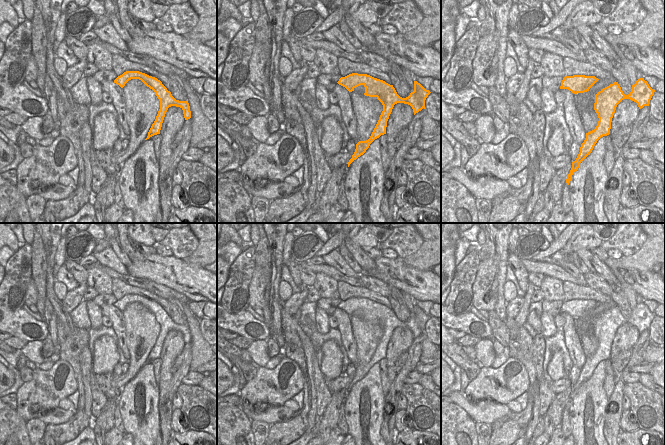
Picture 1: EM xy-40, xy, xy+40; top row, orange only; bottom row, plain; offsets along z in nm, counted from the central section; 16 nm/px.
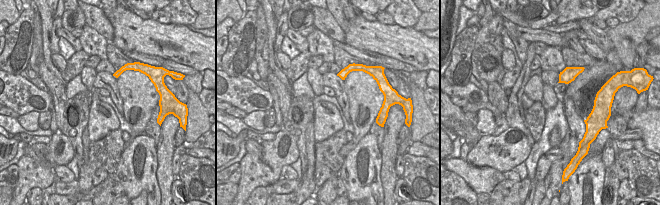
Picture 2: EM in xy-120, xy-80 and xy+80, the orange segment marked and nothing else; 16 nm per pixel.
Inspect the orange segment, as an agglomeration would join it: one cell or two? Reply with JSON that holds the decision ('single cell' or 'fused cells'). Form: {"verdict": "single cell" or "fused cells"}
{"verdict": "single cell"}

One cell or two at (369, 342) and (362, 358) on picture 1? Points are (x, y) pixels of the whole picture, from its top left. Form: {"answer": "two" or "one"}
{"answer": "one"}

